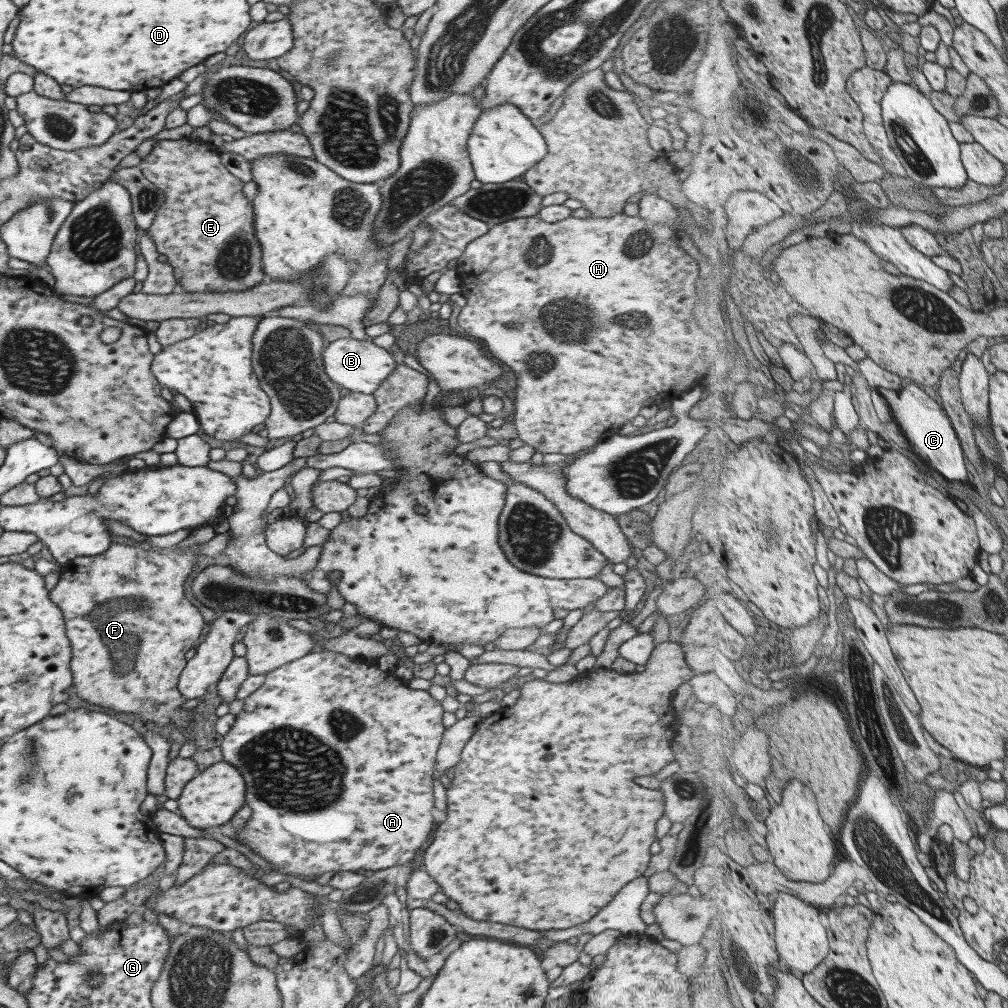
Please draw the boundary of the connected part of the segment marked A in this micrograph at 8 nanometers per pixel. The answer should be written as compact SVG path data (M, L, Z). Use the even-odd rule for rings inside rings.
M312 650L297 660L282 664L279 668L264 673L260 687L243 699L244 705L235 715L231 728L222 736L219 748L223 762L231 764L243 778L245 784L246 805L251 810L251 817L245 827L235 829L240 844L250 848L255 854L265 858L282 874L301 874L303 876L325 874L325 872L343 872L343 870L378 870L390 866L407 864L415 852L425 842L432 829L431 809L433 802L433 766L437 748L444 731L441 724L440 702L433 699L426 690L413 690L406 682L392 672L379 671L371 664L353 662L349 656L343 656L330 650Z

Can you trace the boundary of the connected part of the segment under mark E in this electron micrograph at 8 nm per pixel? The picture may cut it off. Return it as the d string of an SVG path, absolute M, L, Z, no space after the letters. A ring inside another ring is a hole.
M183 138L178 140L162 139L156 141L152 146L147 156L138 162L138 169L141 174L149 181L153 186L156 186L161 193L163 193L163 204L160 204L159 210L155 213L152 223L144 230L146 235L153 241L155 250L158 254L162 254L166 258L166 263L173 269L173 275L175 276L176 285L181 287L184 293L225 293L225 292L239 292L245 291L247 288L253 288L255 285L261 283L263 278L262 262L261 262L261 249L254 233L254 212L252 204L245 198L241 187L243 182L231 175L221 165L219 161L219 151L212 146L211 143L192 140L191 138Z

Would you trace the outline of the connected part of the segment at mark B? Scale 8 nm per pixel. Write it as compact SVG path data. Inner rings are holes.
M339 338L325 343L322 351L322 365L325 374L335 384L351 392L362 392L372 395L373 391L385 380L396 365L390 350L383 350L372 342L353 340L353 338Z

